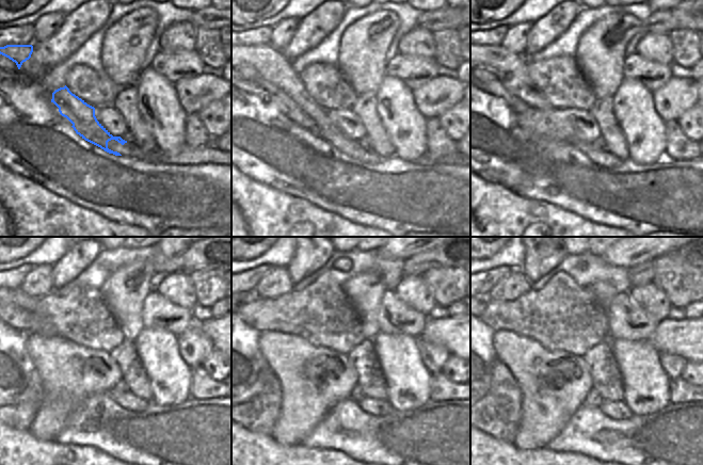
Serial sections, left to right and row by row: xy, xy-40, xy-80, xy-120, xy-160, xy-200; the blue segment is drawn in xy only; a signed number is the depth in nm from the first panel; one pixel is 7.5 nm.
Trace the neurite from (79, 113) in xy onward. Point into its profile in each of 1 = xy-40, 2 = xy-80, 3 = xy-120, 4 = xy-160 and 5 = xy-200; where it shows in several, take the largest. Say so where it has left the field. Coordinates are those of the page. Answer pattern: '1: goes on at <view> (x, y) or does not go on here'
1: goes on at xy-40 (271, 65)
2: goes on at xy-80 (511, 67)
3: goes on at xy-120 (15, 297)
4: goes on at xy-160 (374, 406)
5: goes on at xy-200 (617, 410)

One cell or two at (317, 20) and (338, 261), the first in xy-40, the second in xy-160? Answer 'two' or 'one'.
two

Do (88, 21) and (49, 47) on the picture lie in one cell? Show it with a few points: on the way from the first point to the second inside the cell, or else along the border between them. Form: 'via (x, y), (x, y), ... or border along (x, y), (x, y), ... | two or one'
via (78, 31), (59, 47) | one

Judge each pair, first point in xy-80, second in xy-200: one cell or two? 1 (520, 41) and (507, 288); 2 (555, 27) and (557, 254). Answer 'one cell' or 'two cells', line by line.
1: one cell
2: one cell

